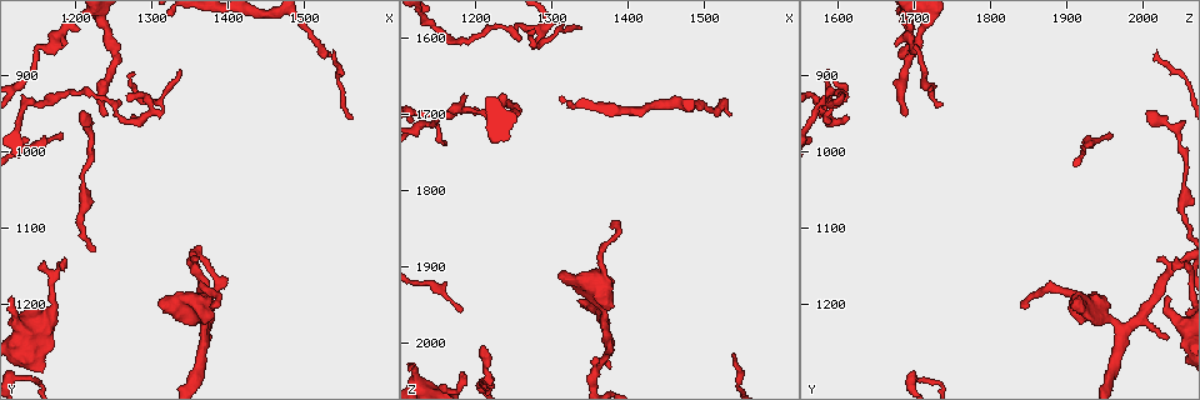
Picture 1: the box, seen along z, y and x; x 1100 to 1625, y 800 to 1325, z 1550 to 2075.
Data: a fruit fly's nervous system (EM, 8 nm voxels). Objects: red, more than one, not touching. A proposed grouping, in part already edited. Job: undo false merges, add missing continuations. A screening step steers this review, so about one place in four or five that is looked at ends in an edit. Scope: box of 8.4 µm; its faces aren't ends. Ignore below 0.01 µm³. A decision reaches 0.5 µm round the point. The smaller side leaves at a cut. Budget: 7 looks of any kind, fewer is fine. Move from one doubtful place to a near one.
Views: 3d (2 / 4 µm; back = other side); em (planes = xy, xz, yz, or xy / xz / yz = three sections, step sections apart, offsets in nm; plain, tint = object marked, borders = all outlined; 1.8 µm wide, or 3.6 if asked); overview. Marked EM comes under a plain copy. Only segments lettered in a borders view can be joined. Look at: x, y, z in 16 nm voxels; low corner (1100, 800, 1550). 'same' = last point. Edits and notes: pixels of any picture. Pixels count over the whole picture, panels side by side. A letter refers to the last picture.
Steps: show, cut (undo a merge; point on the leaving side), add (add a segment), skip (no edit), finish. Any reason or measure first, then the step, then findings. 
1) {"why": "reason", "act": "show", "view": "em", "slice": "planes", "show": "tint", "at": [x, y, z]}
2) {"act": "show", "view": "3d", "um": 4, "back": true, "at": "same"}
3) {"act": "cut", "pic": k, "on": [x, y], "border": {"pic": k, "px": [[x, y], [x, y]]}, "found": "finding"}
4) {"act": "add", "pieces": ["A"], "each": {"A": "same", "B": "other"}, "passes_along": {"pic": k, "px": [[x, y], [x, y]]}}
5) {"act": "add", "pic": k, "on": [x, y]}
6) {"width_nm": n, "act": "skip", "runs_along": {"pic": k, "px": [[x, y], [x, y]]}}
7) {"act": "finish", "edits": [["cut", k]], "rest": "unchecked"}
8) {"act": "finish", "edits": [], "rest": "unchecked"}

{"why": "branch stops here", "act": "show", "view": "em", "slice": "xy", "step": 16, "show": "borders", "at": [1535, 875, 1700]}

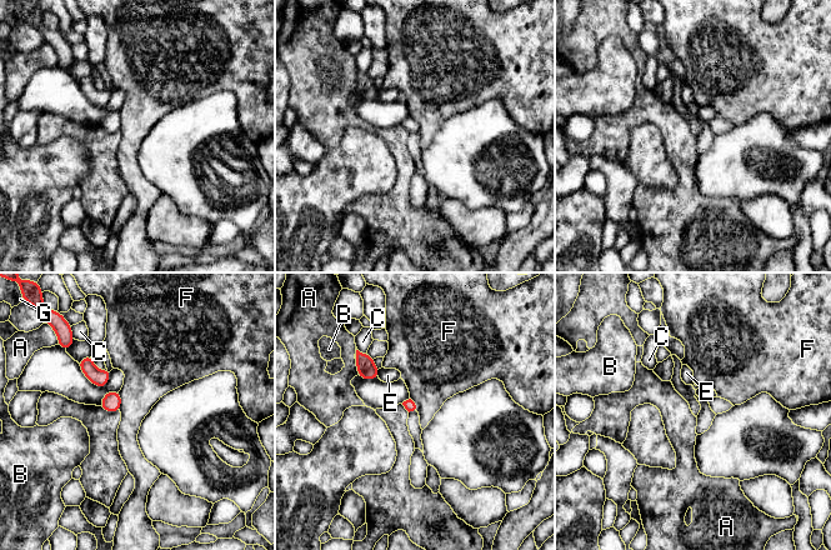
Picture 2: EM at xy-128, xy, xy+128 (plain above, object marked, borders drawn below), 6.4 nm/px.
{"act": "show", "view": "em", "slice": "planes", "show": "borders", "at": "same"}

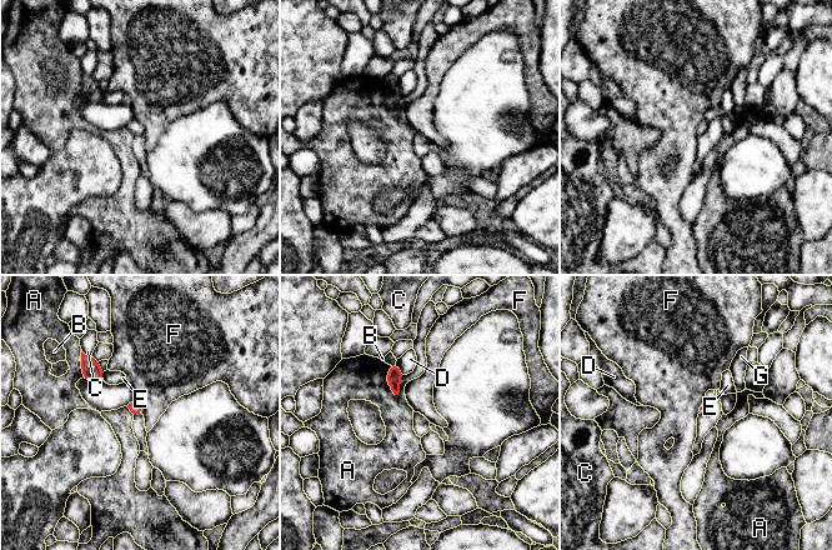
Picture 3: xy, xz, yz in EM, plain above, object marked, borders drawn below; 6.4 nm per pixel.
{"act": "skip", "each": {"A": "other", "B": "other", "C": "other", "D": "other", "E": "other", "F": "other", "G": "other"}, "found": "no lettered segment goes on from it"}

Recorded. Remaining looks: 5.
{"why": "branch stops here", "act": "show", "view": "3d", "um": 4, "at": [1240, 950, 1690]}

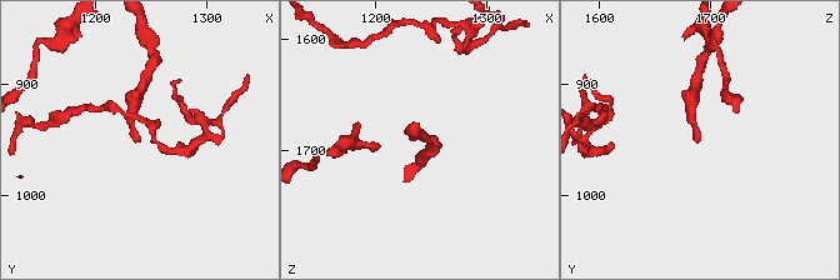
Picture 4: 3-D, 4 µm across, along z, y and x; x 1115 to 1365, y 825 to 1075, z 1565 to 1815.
{"why": "shape alone is not enough", "act": "show", "view": "em", "um": 3.6, "slice": "yz", "step": 8, "show": "tint", "at": [1240, 952, 1690]}

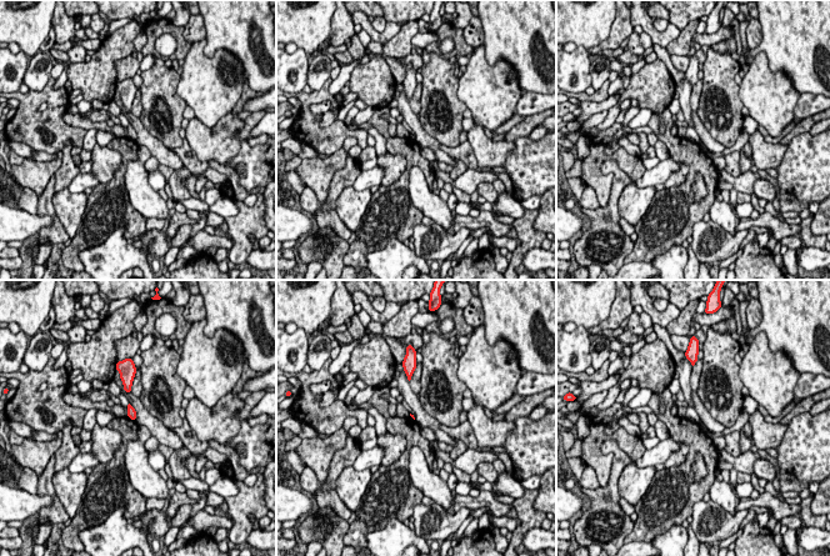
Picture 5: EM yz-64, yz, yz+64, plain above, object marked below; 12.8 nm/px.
{"act": "show", "view": "em", "um": 3.6, "slice": "planes", "show": "borders", "at": "same"}

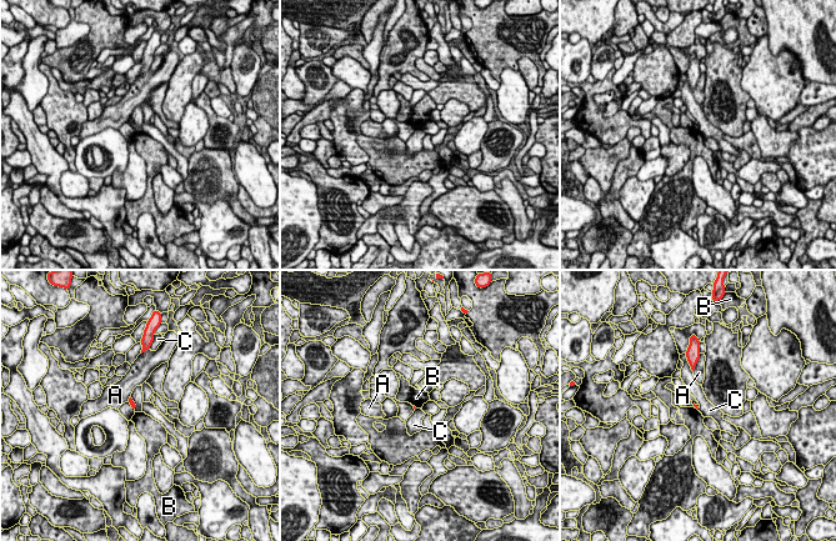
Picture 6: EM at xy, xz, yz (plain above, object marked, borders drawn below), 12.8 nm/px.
{"longest_contact_nm": ["C", 170], "act": "skip", "each": {"A": "other", "B": "other", "C": "other"}, "found": "none of them fits"}

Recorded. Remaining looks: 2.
{"why": "thin end", "act": "show", "view": "em", "slice": "planes", "show": "borders", "at": [1380, 1240, 2030]}

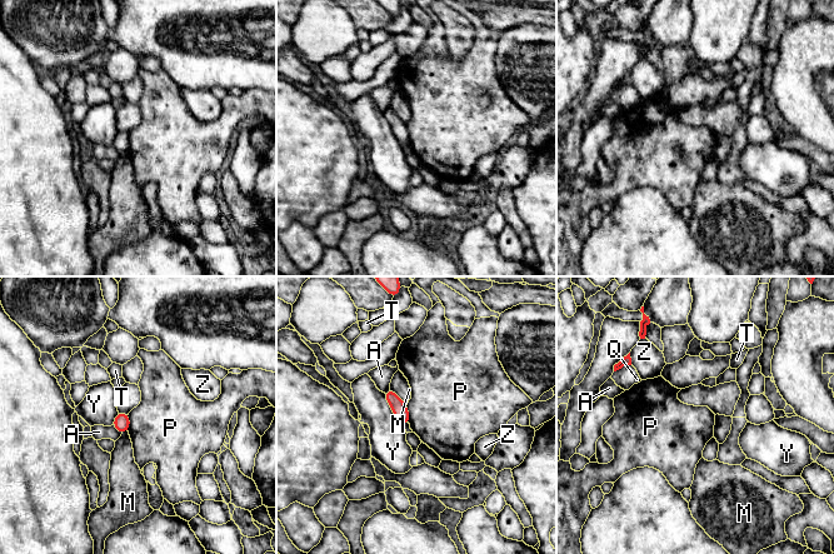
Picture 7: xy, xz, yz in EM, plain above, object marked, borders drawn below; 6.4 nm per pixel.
{"act": "skip", "each": {"A": "other", "M": "other", "P": "other", "Q": "other", "T": "other", "Y": "other", "Z": "other"}, "found": "none of them fits"}

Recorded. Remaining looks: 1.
{"act": "finish", "edits": [], "rest": "unchecked"}

